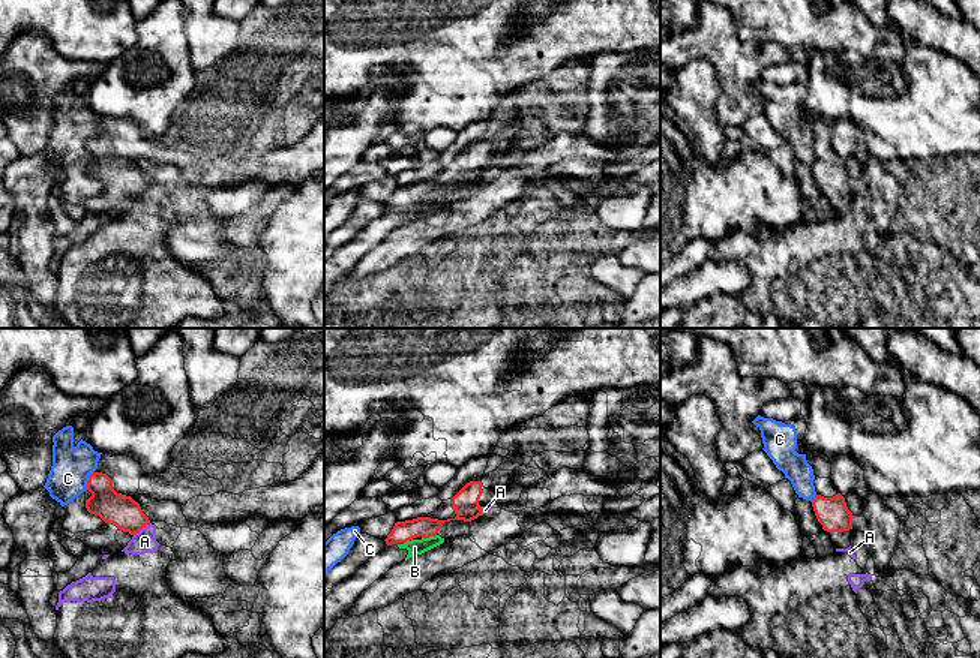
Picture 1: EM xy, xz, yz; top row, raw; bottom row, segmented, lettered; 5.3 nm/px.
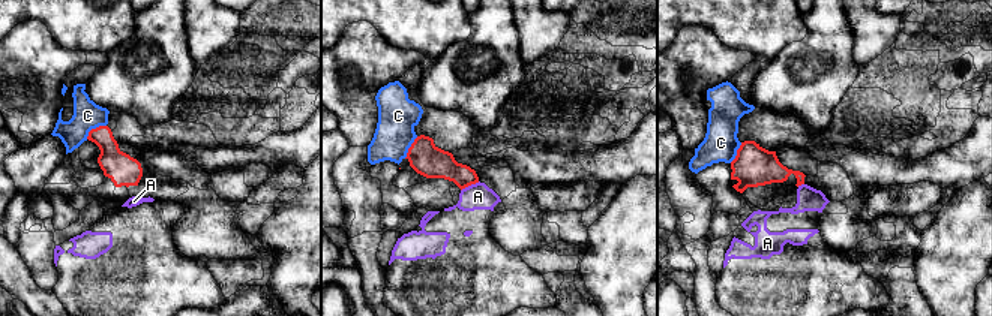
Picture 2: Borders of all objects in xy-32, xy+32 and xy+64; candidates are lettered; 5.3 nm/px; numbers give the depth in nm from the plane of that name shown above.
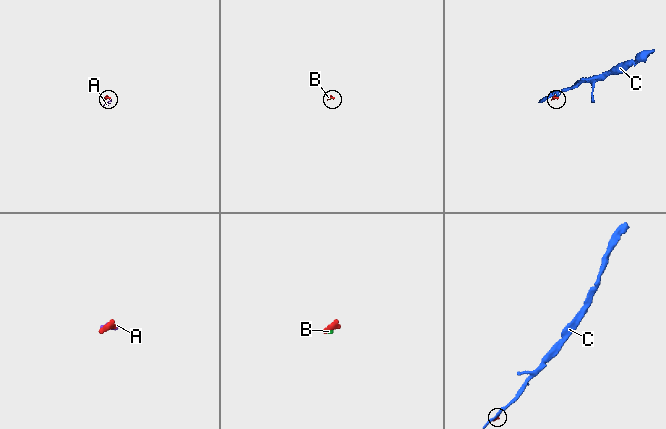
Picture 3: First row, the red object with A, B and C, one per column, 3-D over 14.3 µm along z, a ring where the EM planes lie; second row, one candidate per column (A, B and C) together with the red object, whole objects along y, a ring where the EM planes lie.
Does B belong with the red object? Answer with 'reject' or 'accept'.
accept

